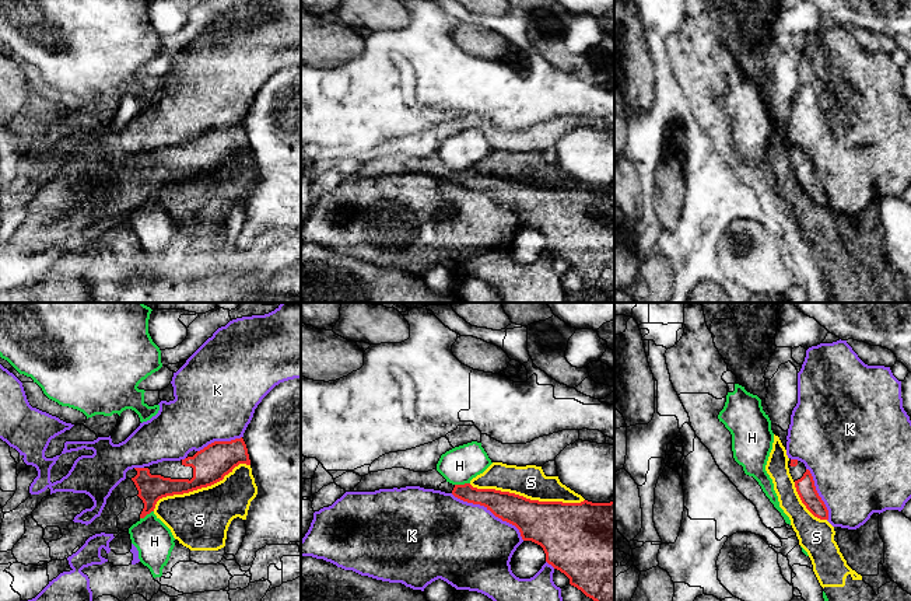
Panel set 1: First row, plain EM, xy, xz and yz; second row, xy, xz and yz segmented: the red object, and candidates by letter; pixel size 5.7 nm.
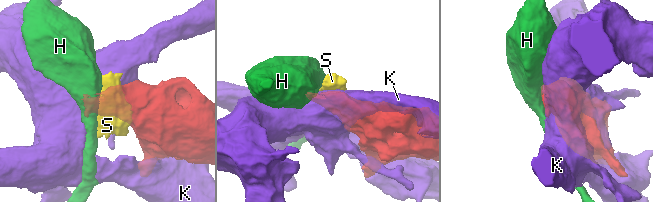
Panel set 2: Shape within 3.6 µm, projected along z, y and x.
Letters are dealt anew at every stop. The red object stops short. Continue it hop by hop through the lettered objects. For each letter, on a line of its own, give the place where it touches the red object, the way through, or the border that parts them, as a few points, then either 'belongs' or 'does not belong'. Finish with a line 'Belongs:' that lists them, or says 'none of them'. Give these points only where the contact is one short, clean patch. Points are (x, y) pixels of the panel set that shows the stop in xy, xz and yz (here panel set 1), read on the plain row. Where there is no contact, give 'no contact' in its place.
H: meets red in xz at (462, 171); border along xz (469, 168), (455, 171); does not belong
K: meets red in xz at (490, 196); does not belong
S: meets red in xz at (525, 184); does not belong
Belongs: none of them

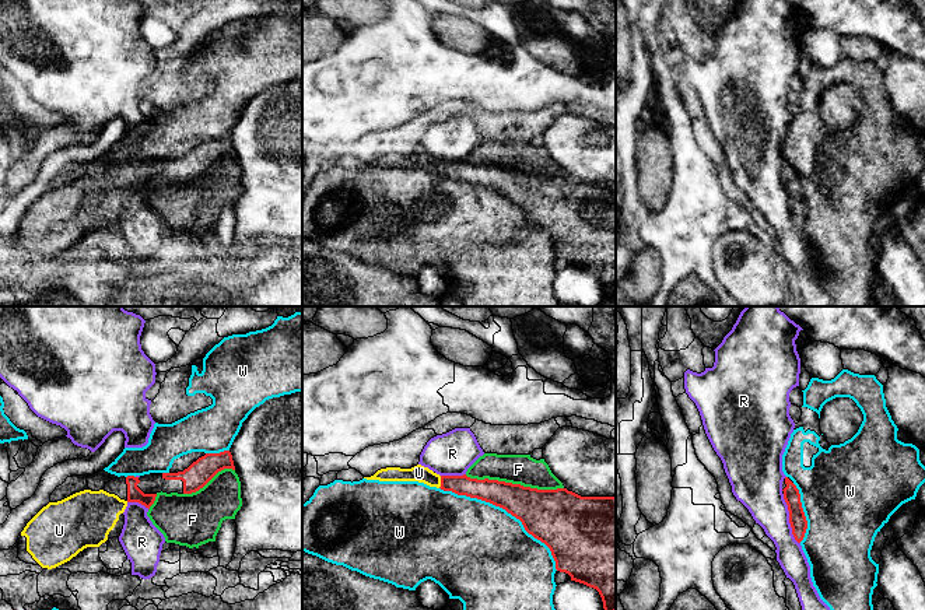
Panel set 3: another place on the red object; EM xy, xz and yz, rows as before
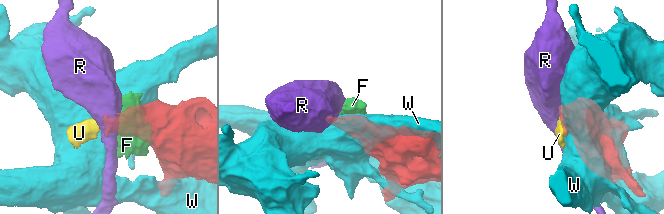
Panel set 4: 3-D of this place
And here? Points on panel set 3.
F: meets red in xz at (514, 171); does not belong
R: meets red in yz at (789, 206); border along yz (782, 181), (787, 189), (791, 220), (799, 230); does not belong
U: meets red in xz at (441, 168); runs through xz (483, 176), (441, 168), (419, 160); belongs
W: meets red in xz at (507, 197); does not belong
Belongs: U

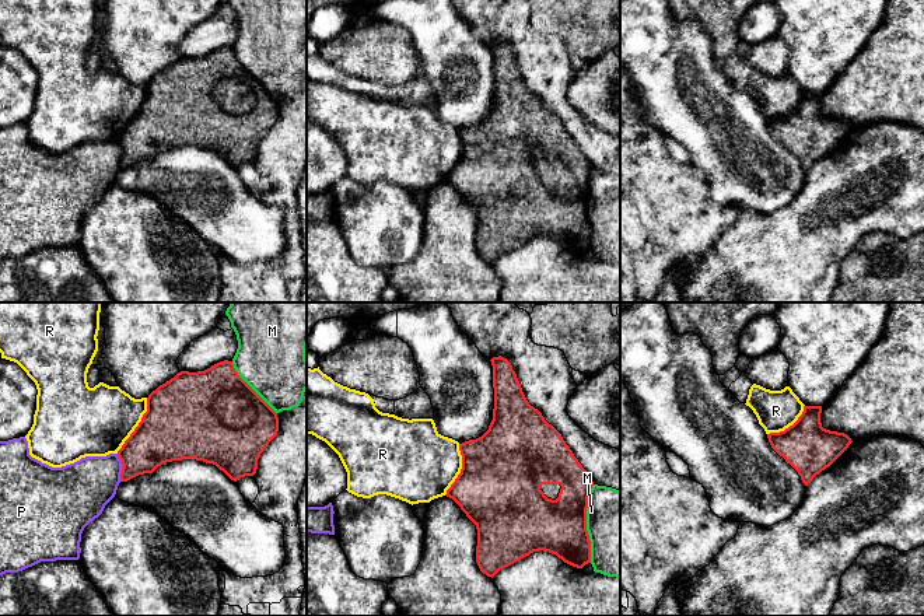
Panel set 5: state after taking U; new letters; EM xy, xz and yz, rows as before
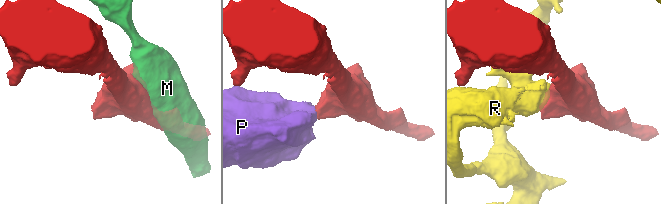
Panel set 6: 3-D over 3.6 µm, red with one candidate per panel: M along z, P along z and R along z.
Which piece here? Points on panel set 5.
M: meets red in xz at (585, 210); does not belong
P: meets red in xy at (122, 154); border along xy (116, 140), (122, 151), (122, 167); does not belong
R: meets red in xy at (137, 112); does not belong
Belongs: none of them

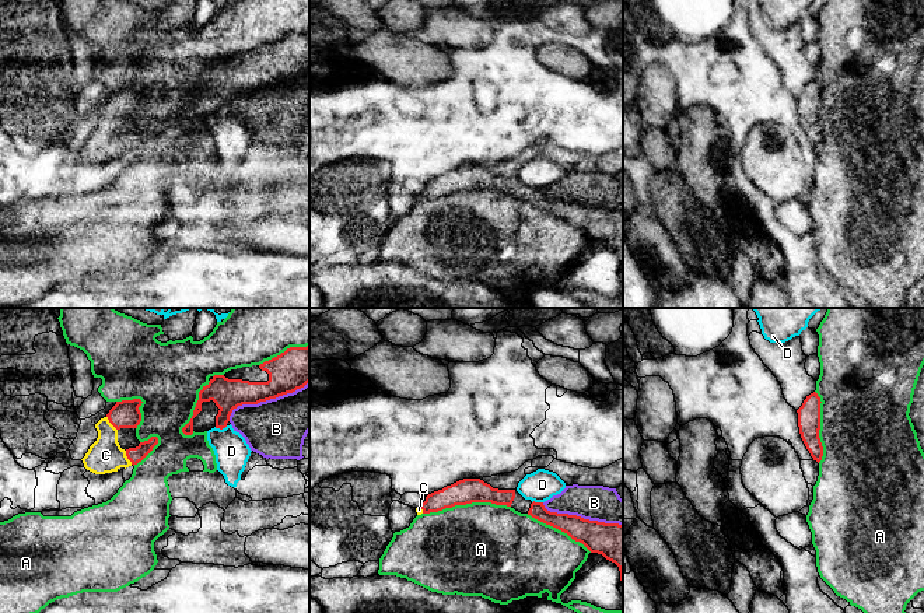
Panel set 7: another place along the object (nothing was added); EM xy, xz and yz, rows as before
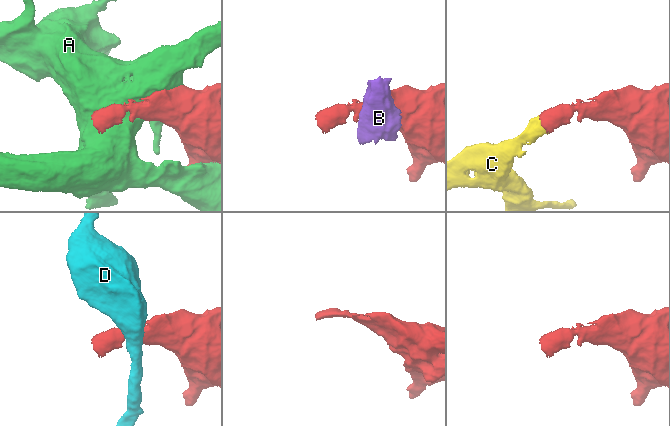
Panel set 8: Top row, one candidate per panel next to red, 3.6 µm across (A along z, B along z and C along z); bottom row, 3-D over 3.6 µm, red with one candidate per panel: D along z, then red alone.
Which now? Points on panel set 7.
A: meets red in xz at (466, 189); does not belong
B: meets red in xy at (265, 87); does not belong
C: meets red in xy at (109, 108); runs through xy (125, 101), (109, 108), (105, 142); belongs
D: meets red in xy at (220, 115); border along xy (227, 112), (221, 115), (214, 114); does not belong
Belongs: C

